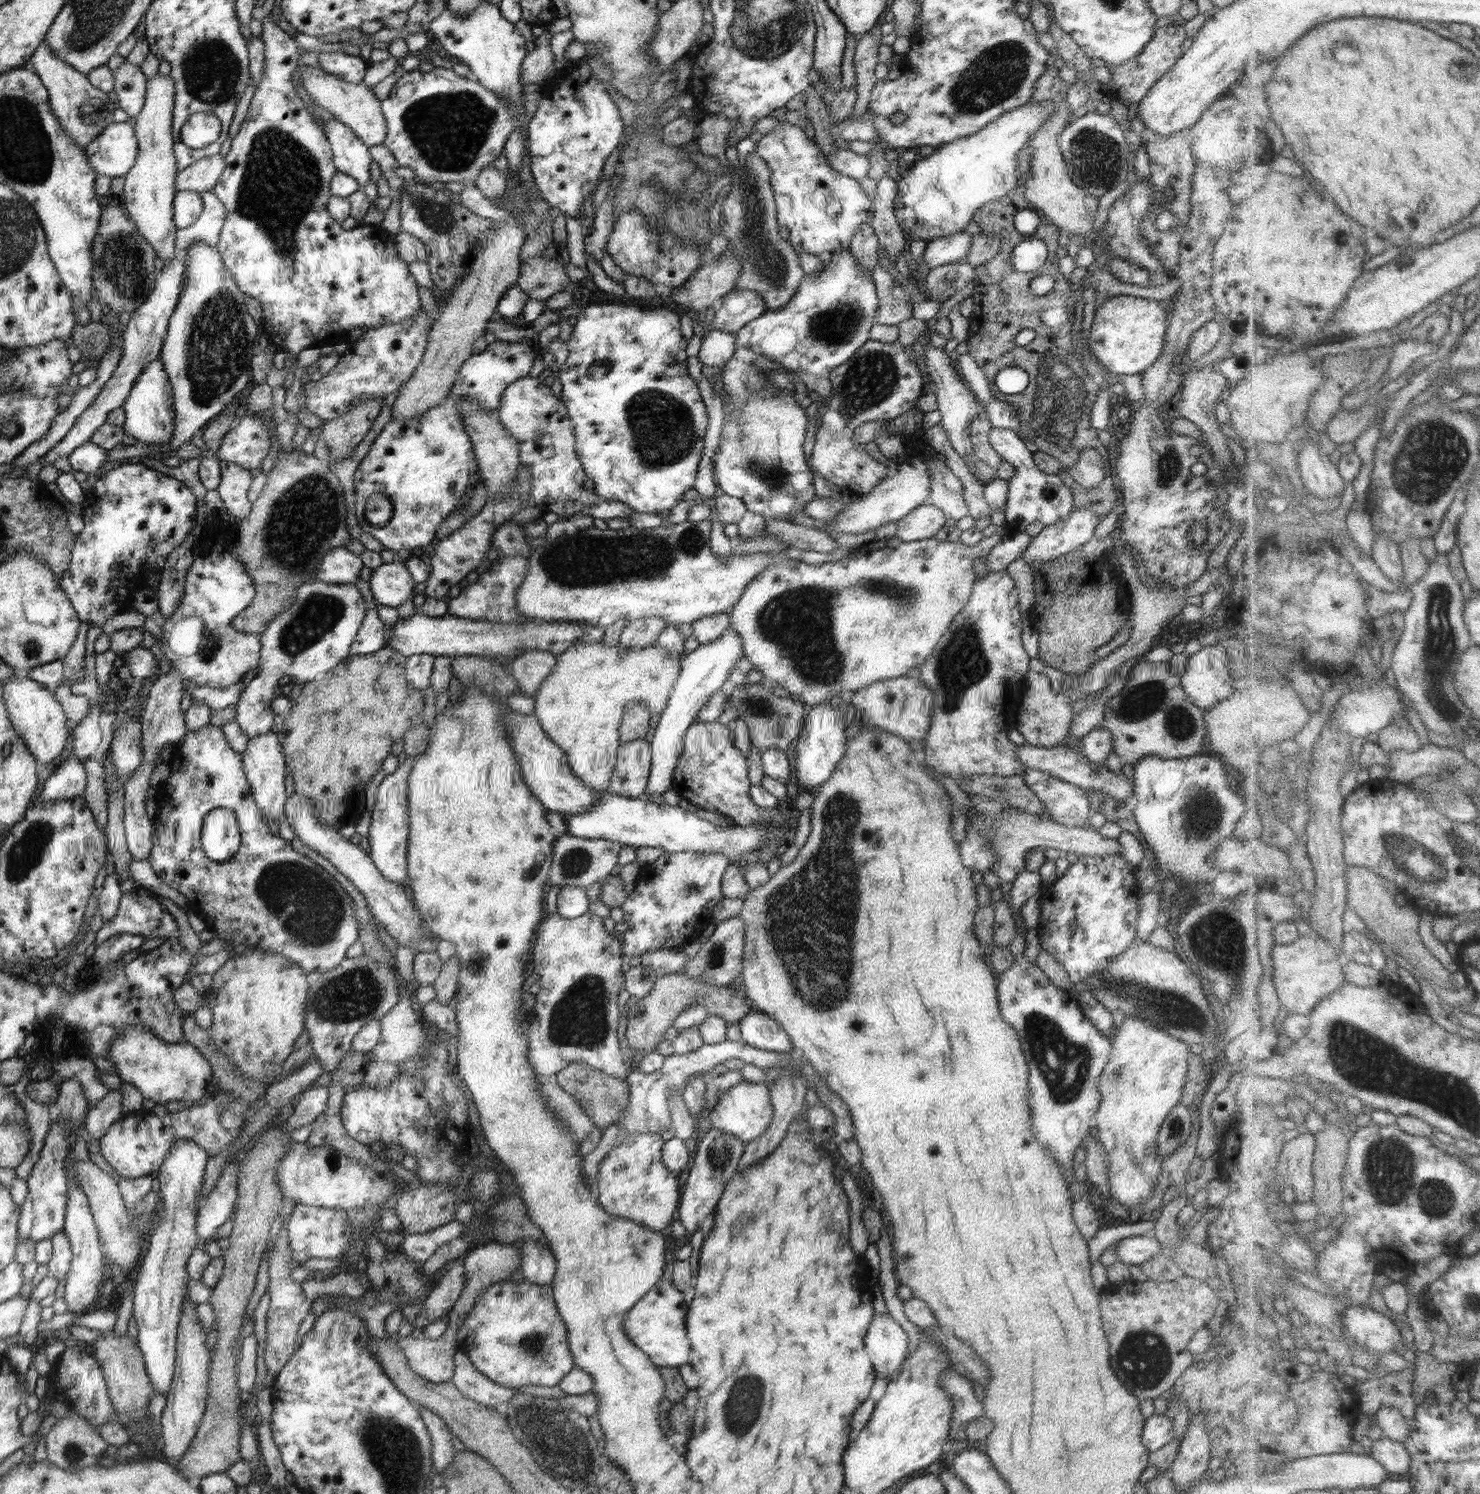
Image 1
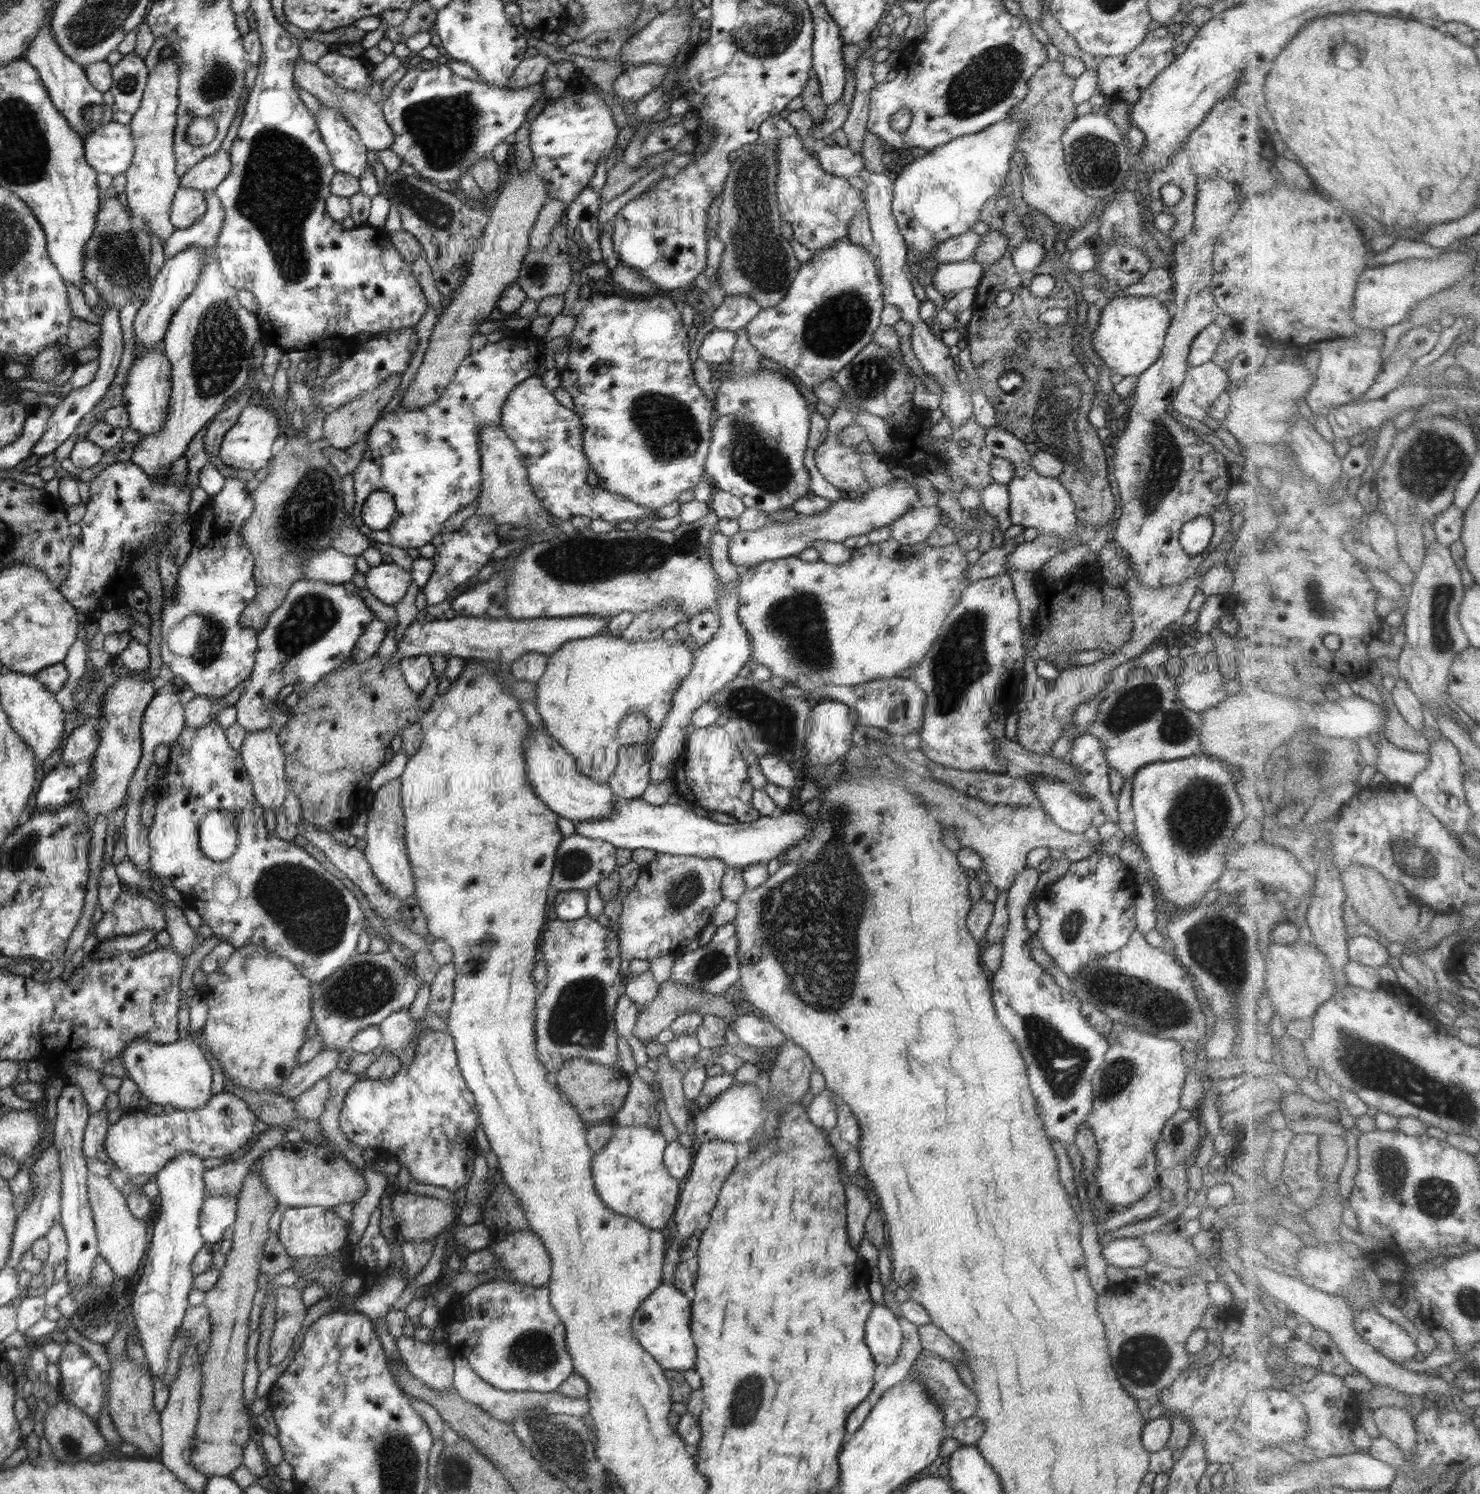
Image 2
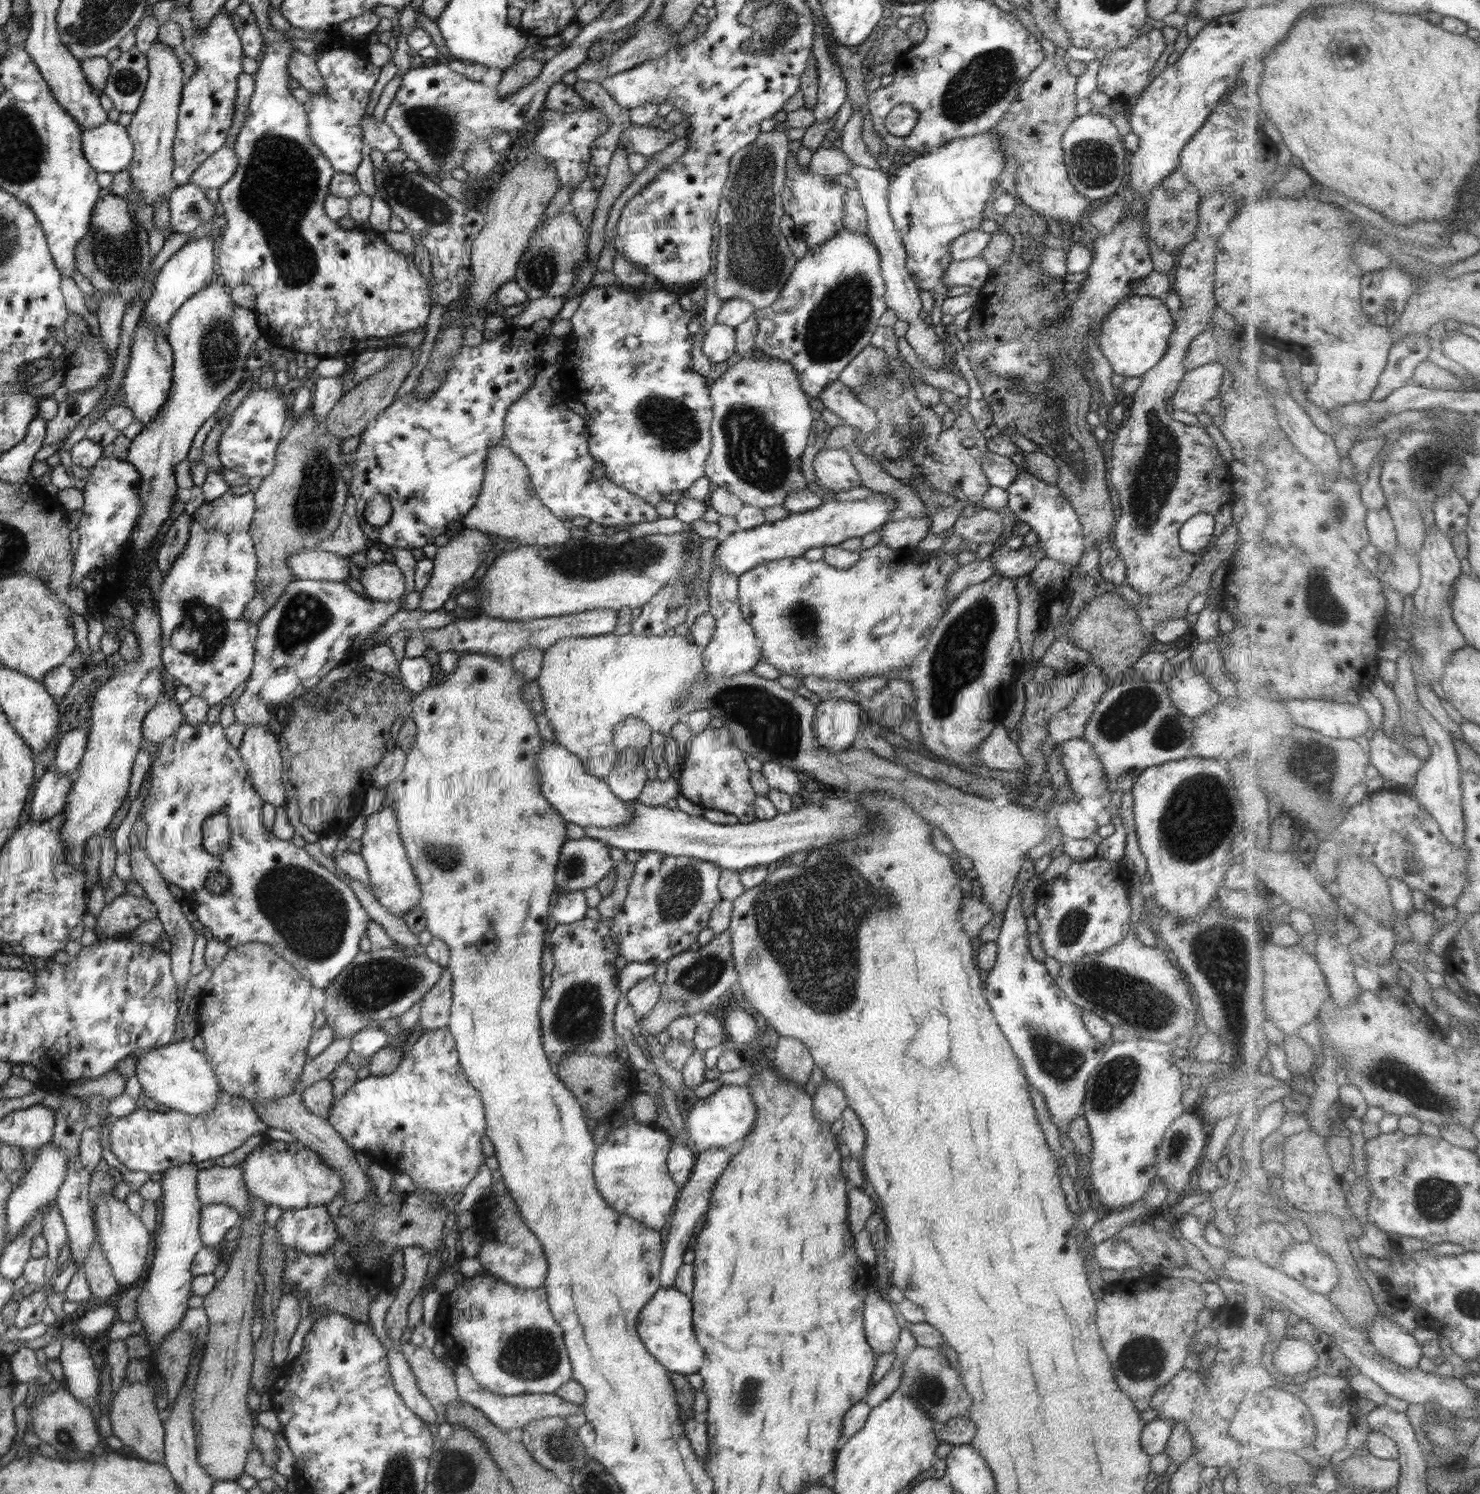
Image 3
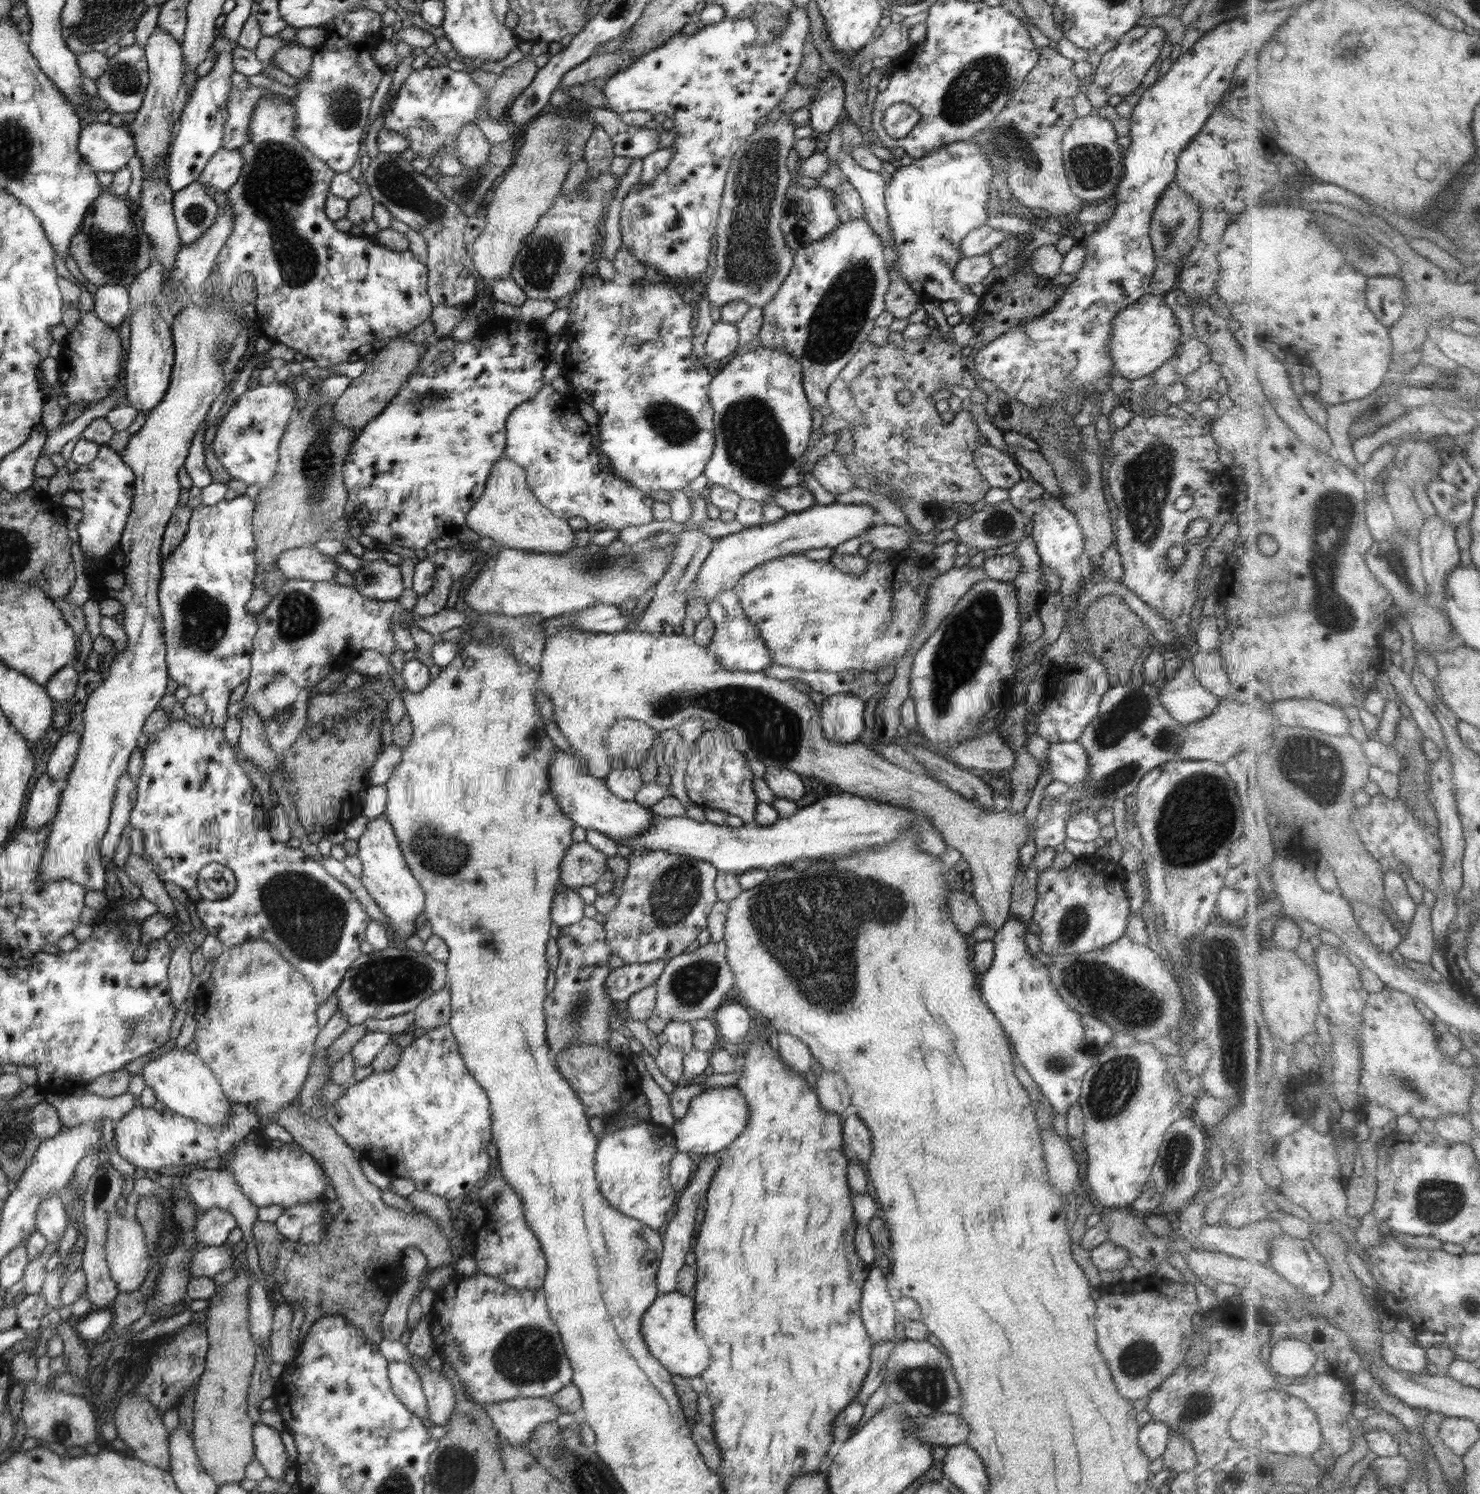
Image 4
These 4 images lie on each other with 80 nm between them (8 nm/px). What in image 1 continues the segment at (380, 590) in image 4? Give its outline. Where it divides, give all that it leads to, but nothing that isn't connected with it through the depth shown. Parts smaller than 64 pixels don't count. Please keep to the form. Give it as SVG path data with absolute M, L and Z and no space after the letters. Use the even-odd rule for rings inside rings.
M382 563L372 569L369 587L377 604L396 608L412 596L414 577L405 563Z

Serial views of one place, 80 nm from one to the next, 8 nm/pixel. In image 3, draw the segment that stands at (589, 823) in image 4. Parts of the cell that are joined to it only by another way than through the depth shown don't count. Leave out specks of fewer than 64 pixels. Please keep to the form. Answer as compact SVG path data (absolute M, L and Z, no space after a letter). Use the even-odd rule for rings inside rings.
M543 740L537 754L536 768L538 779L542 783L541 795L568 823L574 822L582 828L592 825L598 828L617 829L633 817L633 810L628 801L620 800L604 779L595 778L584 772L585 767L581 760L564 746L558 745L557 741Z

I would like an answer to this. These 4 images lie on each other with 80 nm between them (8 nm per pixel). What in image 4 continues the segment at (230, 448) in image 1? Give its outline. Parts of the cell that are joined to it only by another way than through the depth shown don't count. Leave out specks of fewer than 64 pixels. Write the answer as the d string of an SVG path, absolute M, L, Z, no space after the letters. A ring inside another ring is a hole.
M274 380L268 385L261 385L252 390L247 390L241 394L235 401L236 405L229 409L223 417L218 429L216 430L212 448L222 466L228 471L228 474L235 480L243 480L247 486L255 484L260 491L263 491L275 478L277 474L276 466L278 462L278 444L280 438L284 437L284 428L290 420L292 408L296 404L296 396L288 386L280 386L280 382Z

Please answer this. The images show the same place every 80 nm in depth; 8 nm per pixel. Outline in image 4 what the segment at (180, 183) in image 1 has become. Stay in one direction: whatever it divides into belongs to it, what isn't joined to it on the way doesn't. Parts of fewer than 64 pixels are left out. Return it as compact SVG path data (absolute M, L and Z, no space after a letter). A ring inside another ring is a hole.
M220 148L204 168L198 182L226 193L228 188L238 182L242 168L244 168L244 158L239 149Z

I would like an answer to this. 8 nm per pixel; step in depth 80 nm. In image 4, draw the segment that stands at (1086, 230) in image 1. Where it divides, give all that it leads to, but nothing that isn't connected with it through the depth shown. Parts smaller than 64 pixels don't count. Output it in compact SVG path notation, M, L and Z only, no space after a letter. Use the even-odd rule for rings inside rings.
M1051 47L1041 49L1036 66L1026 75L1024 82L1017 88L1006 102L1002 112L993 120L988 128L974 135L970 141L978 146L984 160L988 160L996 175L1006 173L1004 185L1012 191L1013 200L1028 208L1046 210L1050 217L1059 219L1064 214L1077 215L1086 204L1070 189L1066 177L1062 152L1063 136L1077 117L1074 110L1074 97L1078 94L1081 79L1073 73L1074 62L1064 57Z

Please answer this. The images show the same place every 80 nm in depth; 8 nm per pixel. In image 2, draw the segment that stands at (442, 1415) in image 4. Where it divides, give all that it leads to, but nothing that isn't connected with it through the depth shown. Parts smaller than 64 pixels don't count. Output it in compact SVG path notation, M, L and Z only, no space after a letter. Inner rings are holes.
M400 1335L396 1339L397 1350L403 1363L407 1369L414 1375L422 1384L428 1385L430 1388L436 1389L436 1392L450 1392L453 1388L453 1376L455 1366L453 1360L450 1359L448 1340L442 1340L441 1344L437 1342L424 1342L414 1339L414 1337L406 1337Z

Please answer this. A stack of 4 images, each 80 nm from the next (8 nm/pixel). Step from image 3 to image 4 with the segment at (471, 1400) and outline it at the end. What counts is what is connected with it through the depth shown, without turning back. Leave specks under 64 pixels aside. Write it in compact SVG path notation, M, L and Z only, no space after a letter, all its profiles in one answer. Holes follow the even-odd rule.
M548 1398L516 1399L506 1400L506 1402L484 1403L483 1409L492 1419L493 1427L499 1434L499 1438L508 1441L512 1446L525 1447L528 1437L535 1431L539 1424L555 1421L562 1413L559 1406Z

